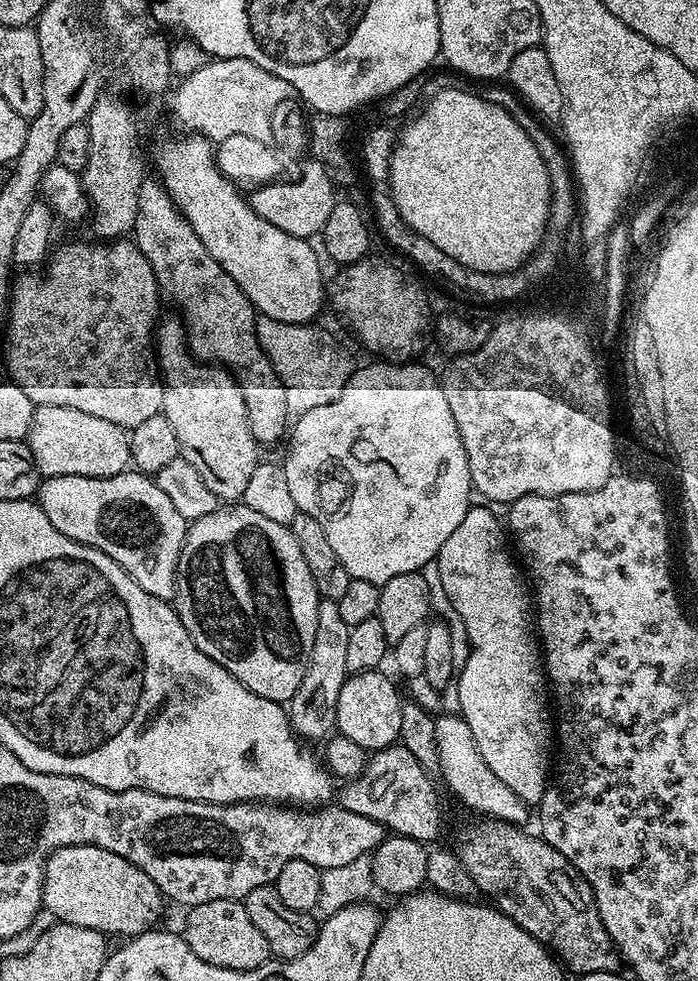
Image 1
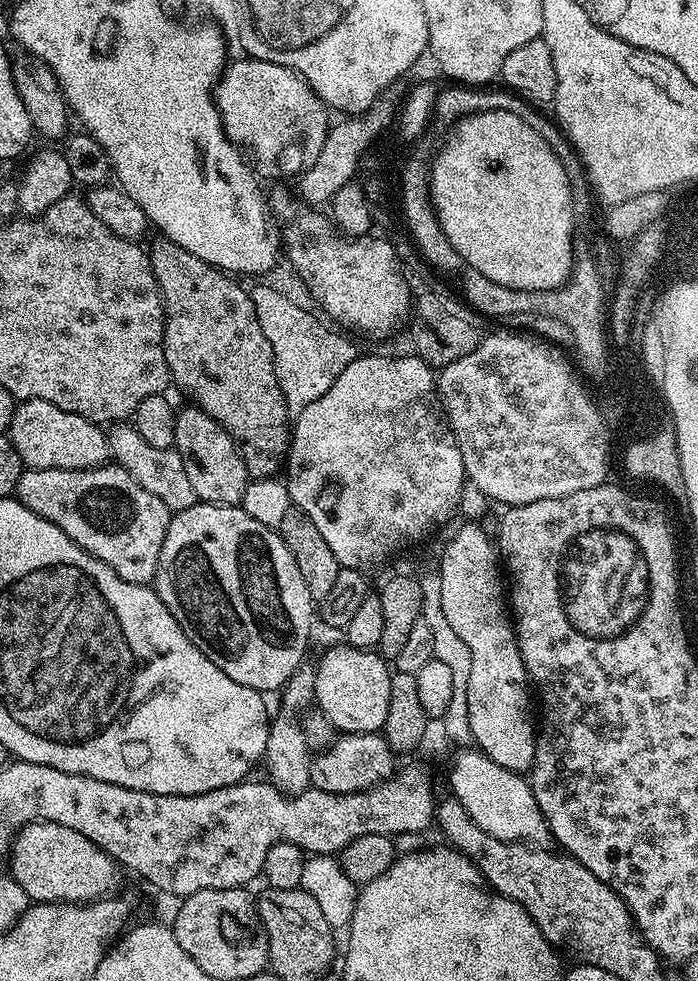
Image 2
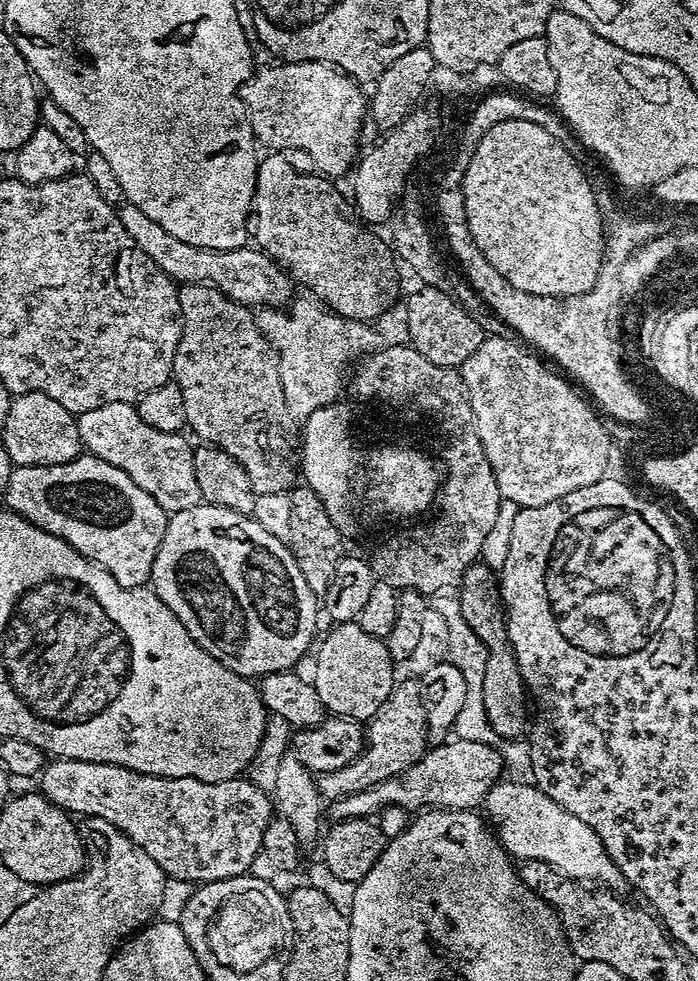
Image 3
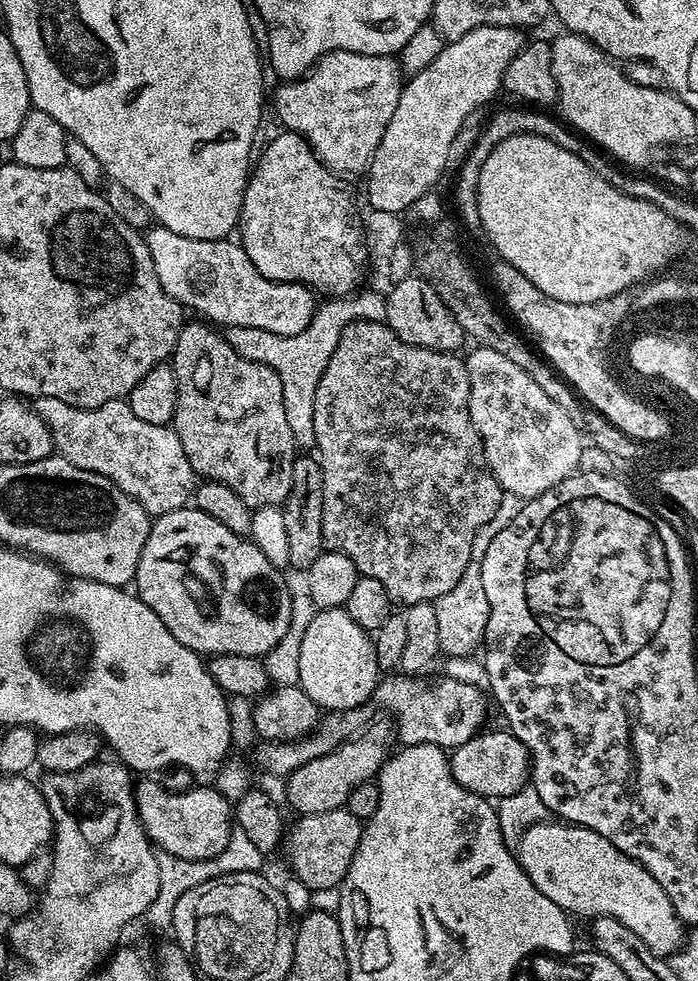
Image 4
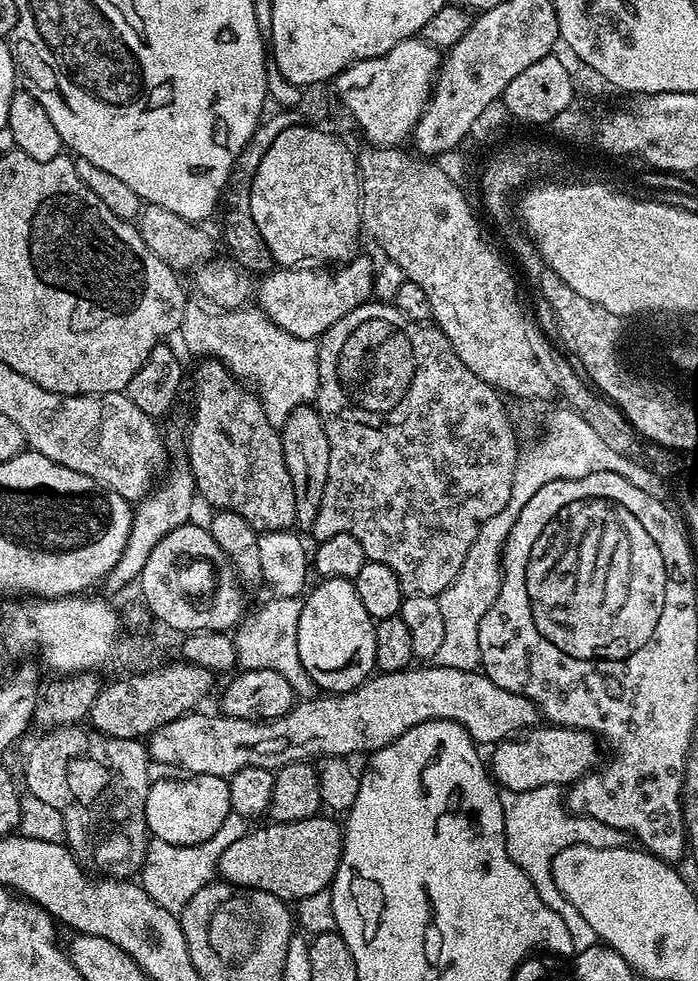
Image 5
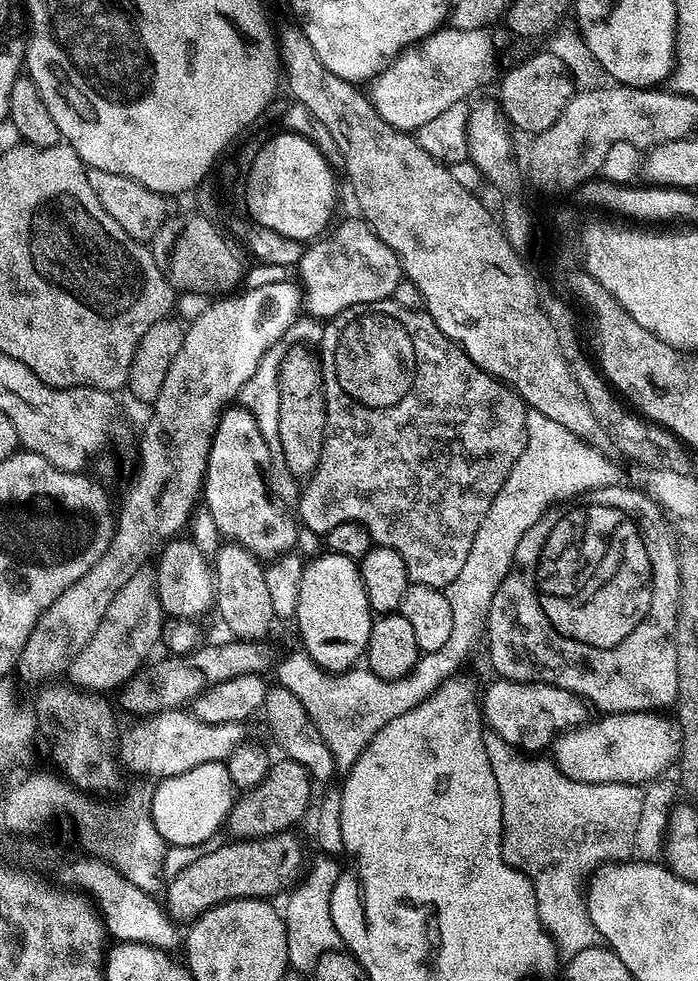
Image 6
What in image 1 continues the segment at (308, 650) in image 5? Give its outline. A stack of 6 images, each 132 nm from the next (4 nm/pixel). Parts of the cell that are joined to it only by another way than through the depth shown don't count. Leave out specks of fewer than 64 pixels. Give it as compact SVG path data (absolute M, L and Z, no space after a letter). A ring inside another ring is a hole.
M383 671L358 672L347 677L338 695L337 714L335 727L339 735L350 738L353 742L358 742L366 750L379 750L390 748L397 743L400 738L400 727L402 726L402 710L400 705L402 697L396 693L396 688L392 685L392 680L388 676L383 676Z

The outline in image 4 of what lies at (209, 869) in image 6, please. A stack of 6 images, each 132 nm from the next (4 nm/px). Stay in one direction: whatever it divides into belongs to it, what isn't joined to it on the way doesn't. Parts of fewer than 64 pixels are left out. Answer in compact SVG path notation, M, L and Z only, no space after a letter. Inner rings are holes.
M347 807L326 810L322 814L300 816L297 824L287 829L282 852L288 855L287 867L313 893L320 894L327 888L339 889L350 870L350 862L358 850L362 820L348 812Z

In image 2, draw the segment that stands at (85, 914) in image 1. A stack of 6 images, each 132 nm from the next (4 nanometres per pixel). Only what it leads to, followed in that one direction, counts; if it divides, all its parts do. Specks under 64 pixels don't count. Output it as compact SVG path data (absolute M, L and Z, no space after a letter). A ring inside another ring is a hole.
M34 820L22 828L12 842L11 860L10 875L32 902L82 904L107 897L115 889L116 861L90 838L58 822Z

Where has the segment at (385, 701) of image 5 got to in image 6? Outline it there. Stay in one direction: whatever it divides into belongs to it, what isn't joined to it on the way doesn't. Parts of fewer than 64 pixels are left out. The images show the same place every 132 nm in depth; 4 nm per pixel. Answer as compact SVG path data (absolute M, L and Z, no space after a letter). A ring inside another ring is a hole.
M503 678L493 681L488 693L482 696L483 719L491 731L525 753L539 753L539 748L546 747L548 743L549 747L557 734L571 732L589 719L590 708L585 701L552 684L522 684L519 680ZM188 710L153 712L137 719L133 728L123 729L118 740L118 760L132 772L141 772L142 777L172 777L184 774L202 763L215 760L227 761L232 749L237 747L236 724L211 724L202 722Z

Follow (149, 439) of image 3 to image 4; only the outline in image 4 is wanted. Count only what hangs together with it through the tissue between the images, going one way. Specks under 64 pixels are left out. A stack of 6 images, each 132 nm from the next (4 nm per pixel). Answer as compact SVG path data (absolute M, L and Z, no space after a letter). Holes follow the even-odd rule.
M37 396L34 407L42 422L46 422L55 451L59 455L82 470L90 470L94 474L102 474L102 478L112 480L118 490L138 501L153 517L173 512L189 503L198 477L192 471L190 458L186 458L186 450L182 450L182 442L175 427L150 426L150 422L142 422L142 418L130 410L128 401L124 398L111 400L97 408L75 408L66 402L58 402L58 398Z

